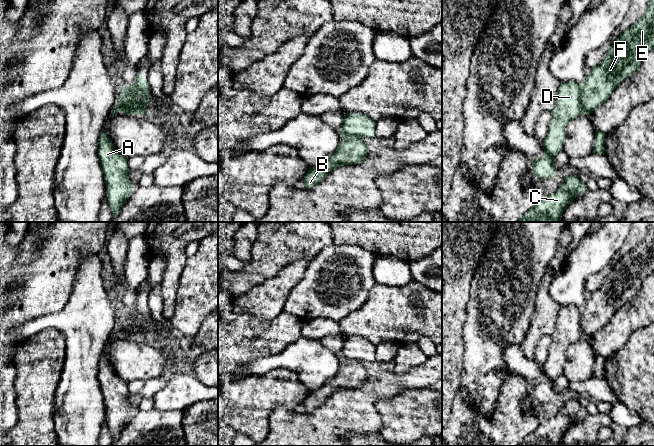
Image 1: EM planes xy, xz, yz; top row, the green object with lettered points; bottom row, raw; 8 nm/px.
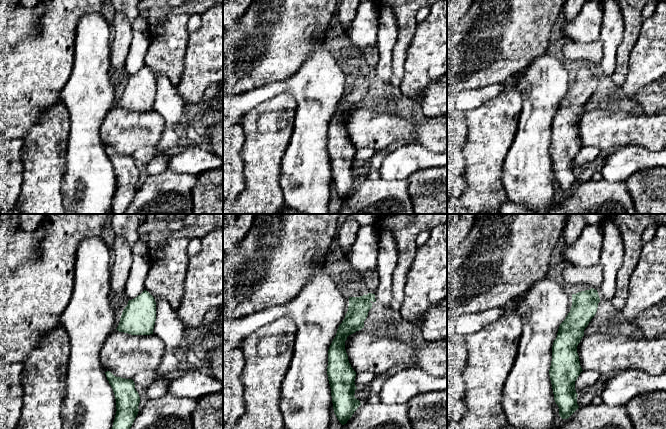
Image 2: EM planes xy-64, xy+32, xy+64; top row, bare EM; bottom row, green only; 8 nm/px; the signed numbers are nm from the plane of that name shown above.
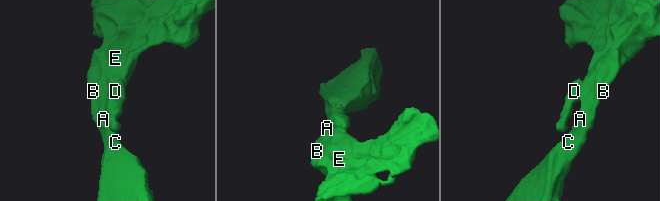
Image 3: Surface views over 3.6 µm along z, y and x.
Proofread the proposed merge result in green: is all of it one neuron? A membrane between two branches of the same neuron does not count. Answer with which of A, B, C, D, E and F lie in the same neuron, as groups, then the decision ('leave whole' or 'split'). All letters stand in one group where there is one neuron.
groups A B C E F / D; split

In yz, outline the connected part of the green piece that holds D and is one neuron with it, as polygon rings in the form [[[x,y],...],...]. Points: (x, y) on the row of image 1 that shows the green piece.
[[[576,81],[561,83],[557,90],[557,99],[552,113],[552,120],[549,124],[549,131],[542,141],[544,154],[533,160],[535,176],[541,180],[549,179],[557,174],[554,167],[555,156],[562,150],[566,139],[567,124],[581,115],[582,85]]]

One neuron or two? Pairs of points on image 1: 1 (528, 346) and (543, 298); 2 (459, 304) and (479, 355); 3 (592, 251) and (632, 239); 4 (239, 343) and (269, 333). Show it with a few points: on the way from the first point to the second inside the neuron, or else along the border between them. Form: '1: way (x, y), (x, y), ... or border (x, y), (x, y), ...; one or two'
1: way (534, 334), (537, 327), (543, 321), (543, 310); one
2: border (470, 295), (463, 327), (463, 341); two
3: border (630, 232), (611, 260); two
4: way (246, 340), (262, 338); one

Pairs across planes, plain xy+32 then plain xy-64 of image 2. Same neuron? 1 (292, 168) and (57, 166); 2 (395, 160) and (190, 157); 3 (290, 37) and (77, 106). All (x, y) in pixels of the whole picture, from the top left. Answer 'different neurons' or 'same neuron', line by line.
1: different neurons
2: same neuron
3: different neurons

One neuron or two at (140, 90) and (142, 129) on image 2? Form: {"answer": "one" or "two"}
{"answer": "one"}

